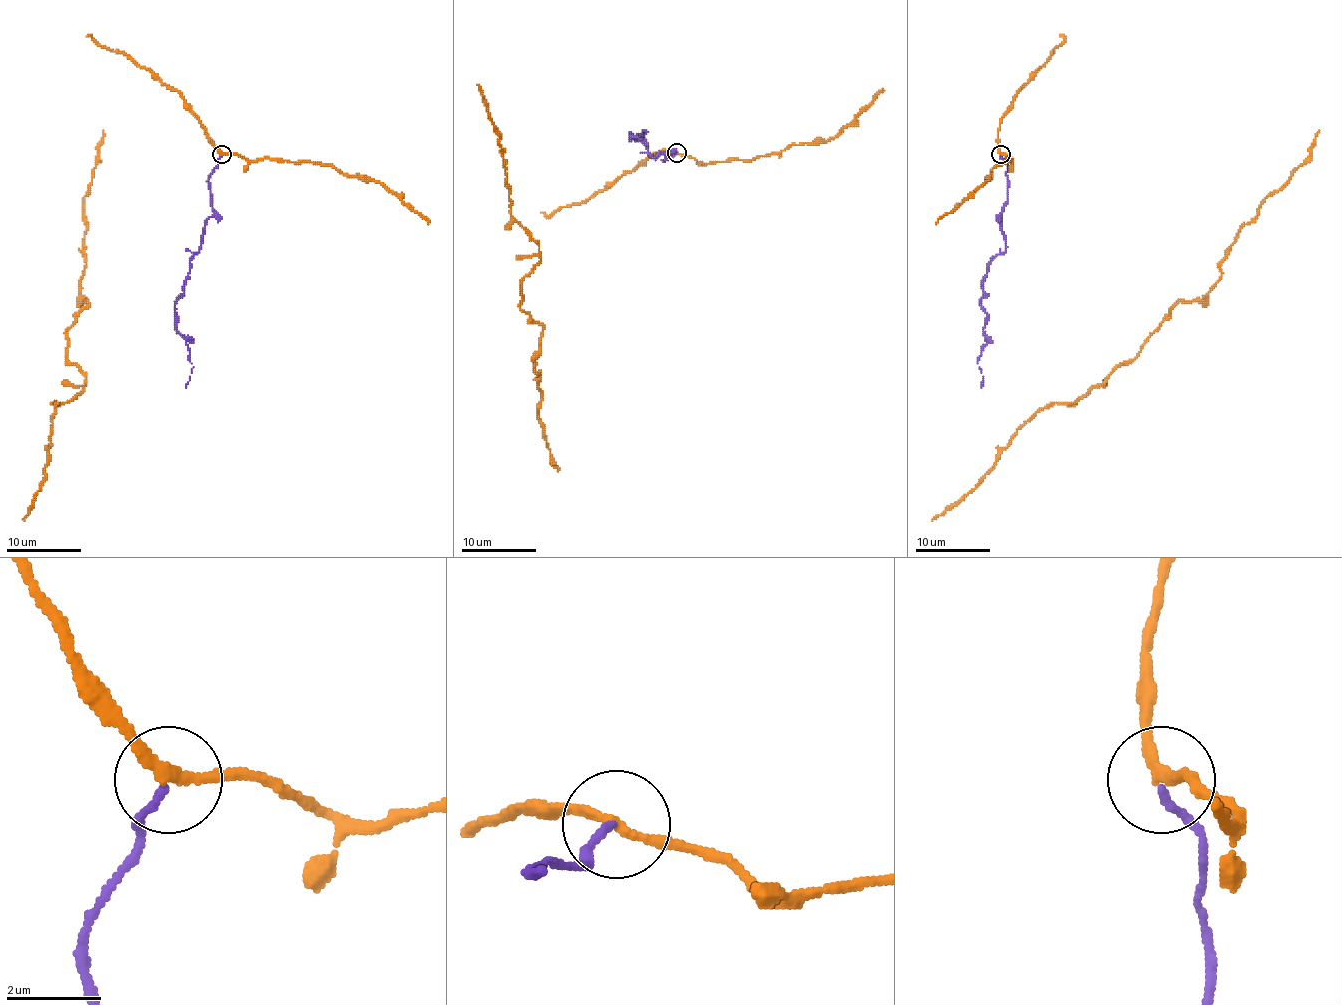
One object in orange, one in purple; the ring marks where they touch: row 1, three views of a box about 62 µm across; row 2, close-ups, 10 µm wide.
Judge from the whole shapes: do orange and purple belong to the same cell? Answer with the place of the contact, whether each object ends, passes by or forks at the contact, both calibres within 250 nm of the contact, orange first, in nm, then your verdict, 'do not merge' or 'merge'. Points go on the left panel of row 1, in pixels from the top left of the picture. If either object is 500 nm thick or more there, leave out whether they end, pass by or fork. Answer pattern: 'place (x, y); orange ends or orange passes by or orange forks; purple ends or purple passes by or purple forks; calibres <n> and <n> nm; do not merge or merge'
place (222, 154); orange passes by; purple ends; calibres 220 and 150 nm; do not merge

